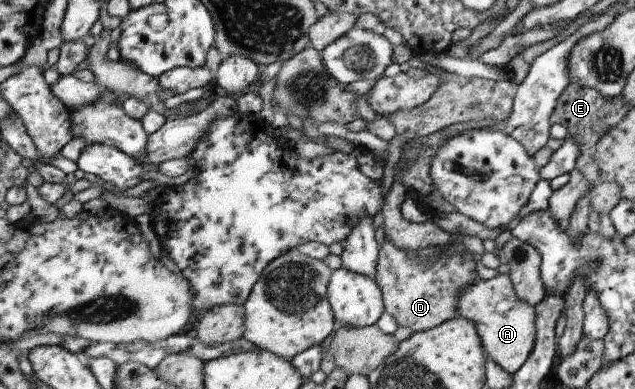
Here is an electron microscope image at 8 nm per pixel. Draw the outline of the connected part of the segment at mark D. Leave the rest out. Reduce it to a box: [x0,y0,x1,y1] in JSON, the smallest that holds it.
[375,239,478,332]

